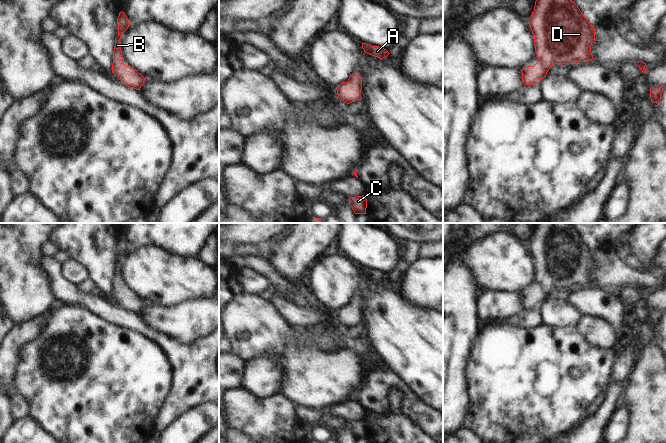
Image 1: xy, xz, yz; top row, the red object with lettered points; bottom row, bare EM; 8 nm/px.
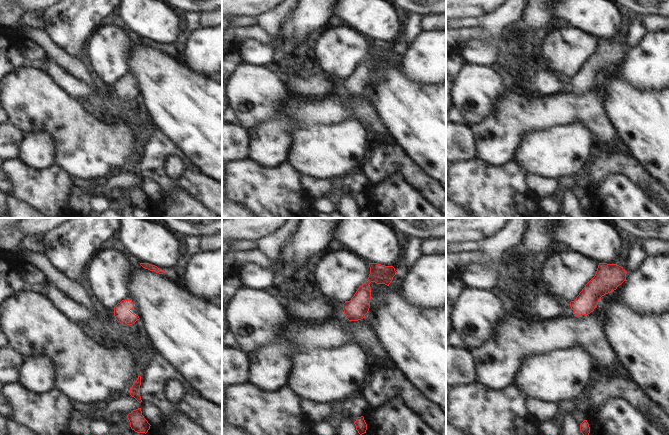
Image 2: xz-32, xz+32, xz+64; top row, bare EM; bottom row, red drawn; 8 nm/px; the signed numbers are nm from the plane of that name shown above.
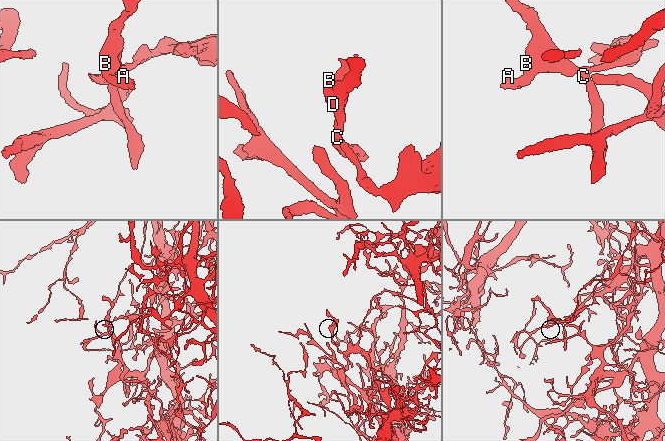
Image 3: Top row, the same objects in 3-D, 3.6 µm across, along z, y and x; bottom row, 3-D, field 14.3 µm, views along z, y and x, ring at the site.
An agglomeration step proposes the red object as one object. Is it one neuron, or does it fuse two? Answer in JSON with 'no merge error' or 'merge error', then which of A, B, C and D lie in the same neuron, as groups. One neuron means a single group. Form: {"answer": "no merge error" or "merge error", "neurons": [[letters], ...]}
{"answer": "no merge error", "neurons": [["A", "B", "C", "D"]]}

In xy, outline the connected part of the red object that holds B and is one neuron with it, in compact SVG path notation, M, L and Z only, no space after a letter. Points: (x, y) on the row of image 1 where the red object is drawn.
M121 11L117 18L118 24L118 36L115 38L115 47L113 51L113 64L112 73L115 74L122 83L130 88L140 90L141 86L144 84L146 78L143 77L134 68L126 66L123 62L123 55L121 51L121 36L131 25L127 16Z

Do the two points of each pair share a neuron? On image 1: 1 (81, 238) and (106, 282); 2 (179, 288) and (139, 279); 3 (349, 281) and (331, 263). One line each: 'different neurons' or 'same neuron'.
1: same neuron
2: same neuron
3: same neuron

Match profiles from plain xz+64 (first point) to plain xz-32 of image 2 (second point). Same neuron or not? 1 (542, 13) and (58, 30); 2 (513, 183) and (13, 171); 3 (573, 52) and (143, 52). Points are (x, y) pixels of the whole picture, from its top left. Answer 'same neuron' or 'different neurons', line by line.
1: same neuron
2: same neuron
3: different neurons

